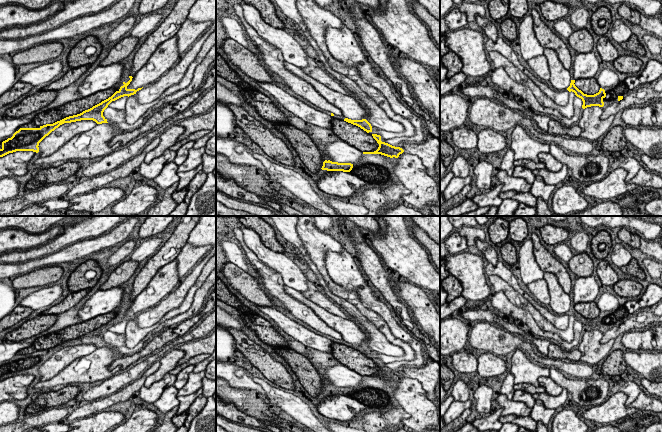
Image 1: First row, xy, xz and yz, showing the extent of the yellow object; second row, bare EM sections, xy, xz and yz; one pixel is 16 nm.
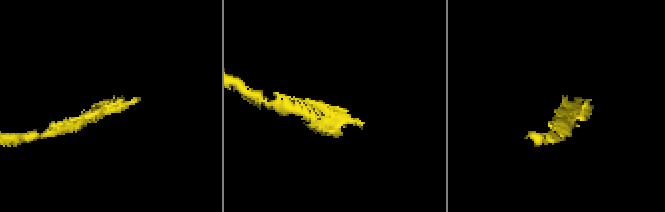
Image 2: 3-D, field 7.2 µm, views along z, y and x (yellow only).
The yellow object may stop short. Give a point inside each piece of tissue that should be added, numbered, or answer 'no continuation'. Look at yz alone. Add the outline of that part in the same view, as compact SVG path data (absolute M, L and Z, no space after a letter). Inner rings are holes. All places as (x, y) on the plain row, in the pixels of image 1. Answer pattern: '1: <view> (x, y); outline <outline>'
1: yz (620, 313); outline M625 305L618 306L615 310L606 311L602 313L604 313L606 317L606 321L603 322L604 330L602 332L608 331L609 329L614 328L615 326L618 326L619 320L625 322L630 317L630 314Z

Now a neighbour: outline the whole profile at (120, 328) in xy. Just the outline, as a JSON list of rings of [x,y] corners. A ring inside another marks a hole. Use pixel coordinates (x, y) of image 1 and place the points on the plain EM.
[[[124,320],[124,321],[121,321],[115,325],[112,325],[108,331],[111,331],[113,333],[116,333],[116,334],[125,334],[126,333],[126,328],[127,328],[127,324],[128,324],[128,320]]]

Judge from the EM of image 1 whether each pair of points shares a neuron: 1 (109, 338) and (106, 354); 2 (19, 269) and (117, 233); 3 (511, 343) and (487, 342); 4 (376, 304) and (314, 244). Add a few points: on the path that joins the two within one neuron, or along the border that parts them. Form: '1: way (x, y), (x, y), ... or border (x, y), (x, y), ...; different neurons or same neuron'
1: border (110, 348), (117, 354); different neurons
2: way (43, 261), (60, 257), (93, 244); same neuron
3: way (505, 342), (493, 342); same neuron
4: border (343, 248), (326, 252), (325, 269), (331, 278); different neurons

